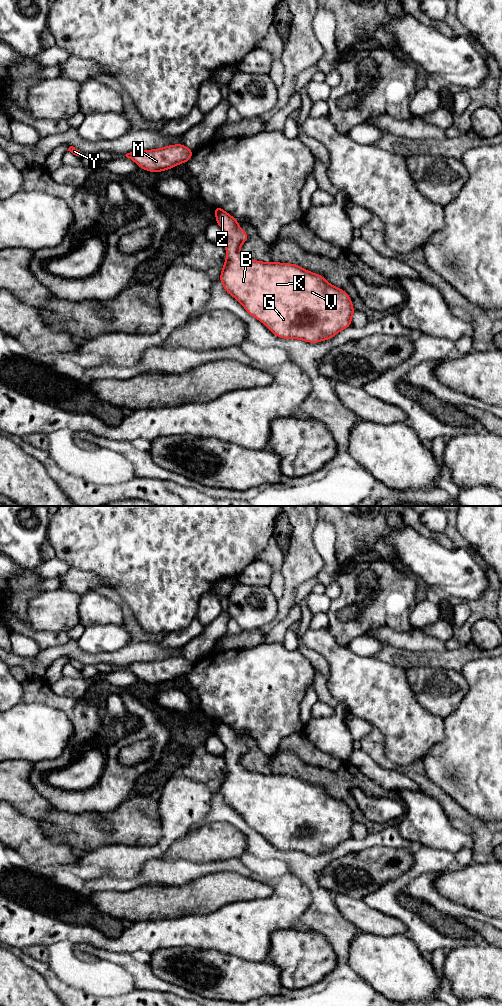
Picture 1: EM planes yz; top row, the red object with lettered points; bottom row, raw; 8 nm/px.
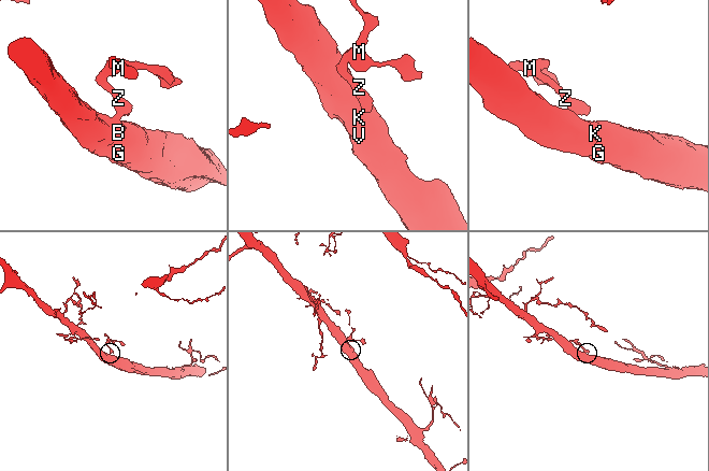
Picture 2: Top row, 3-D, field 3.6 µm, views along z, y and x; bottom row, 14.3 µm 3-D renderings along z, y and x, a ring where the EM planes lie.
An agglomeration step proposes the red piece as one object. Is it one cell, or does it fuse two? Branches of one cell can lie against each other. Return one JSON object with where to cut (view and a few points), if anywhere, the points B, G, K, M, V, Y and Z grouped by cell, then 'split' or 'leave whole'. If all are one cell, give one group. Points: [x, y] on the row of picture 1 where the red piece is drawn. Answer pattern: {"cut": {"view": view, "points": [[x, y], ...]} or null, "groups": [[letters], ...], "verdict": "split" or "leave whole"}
{"cut": null, "groups": [["B", "G", "K", "M", "V", "Y", "Z"]], "verdict": "leave whole"}

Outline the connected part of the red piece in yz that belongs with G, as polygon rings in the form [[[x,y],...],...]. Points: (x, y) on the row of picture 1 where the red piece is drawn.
[[[214,206],[214,211],[216,223],[226,235],[224,246],[227,256],[220,274],[220,282],[228,294],[275,336],[318,343],[331,339],[352,325],[351,319],[355,309],[350,296],[344,290],[299,265],[261,262],[245,257],[240,247],[249,238],[247,232],[239,227],[237,219],[222,208]]]

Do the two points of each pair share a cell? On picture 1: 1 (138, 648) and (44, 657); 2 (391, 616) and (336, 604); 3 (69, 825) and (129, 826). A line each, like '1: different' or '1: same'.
1: same
2: same
3: same

